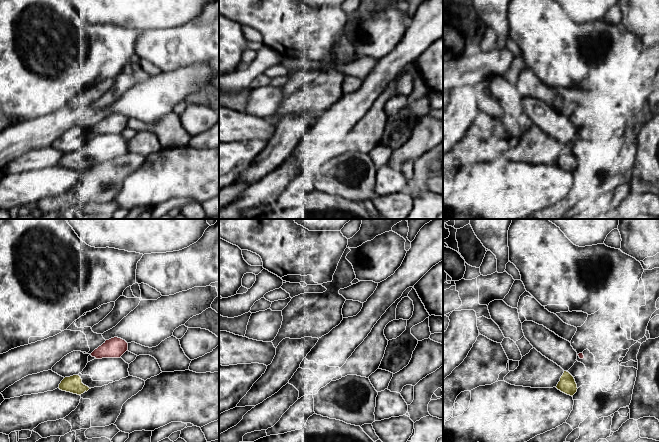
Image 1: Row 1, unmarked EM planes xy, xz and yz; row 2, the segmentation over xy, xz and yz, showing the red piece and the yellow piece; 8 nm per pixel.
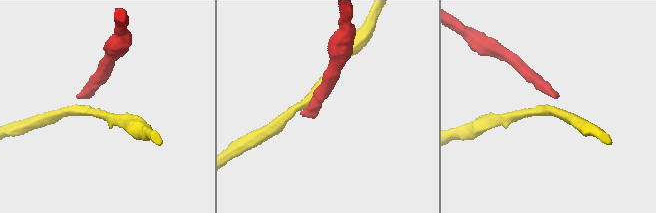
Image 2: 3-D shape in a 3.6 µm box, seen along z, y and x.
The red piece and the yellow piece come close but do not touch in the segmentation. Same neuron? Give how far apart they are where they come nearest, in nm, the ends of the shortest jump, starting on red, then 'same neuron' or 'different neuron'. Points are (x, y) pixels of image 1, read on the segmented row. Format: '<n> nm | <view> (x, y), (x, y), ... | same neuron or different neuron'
150 nm | yz (580, 358), (568, 372) | different neuron

